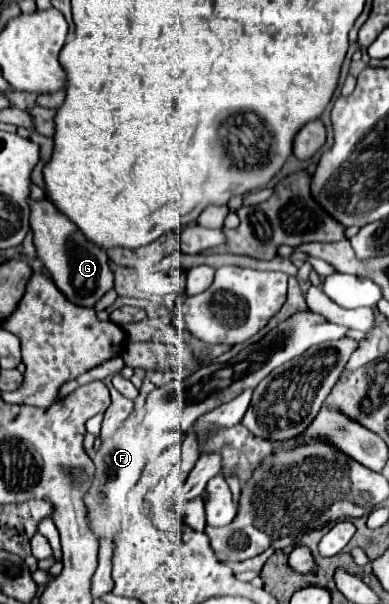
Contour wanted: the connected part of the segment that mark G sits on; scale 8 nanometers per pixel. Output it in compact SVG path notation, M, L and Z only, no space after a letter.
M28 198L28 204L30 204L30 226L34 230L34 244L38 250L38 258L44 262L56 288L70 302L82 308L94 308L94 302L98 302L114 286L114 274L108 268L106 252L88 242L76 230L76 226L66 216L62 216L54 208L54 204L48 202L46 198L42 200Z

